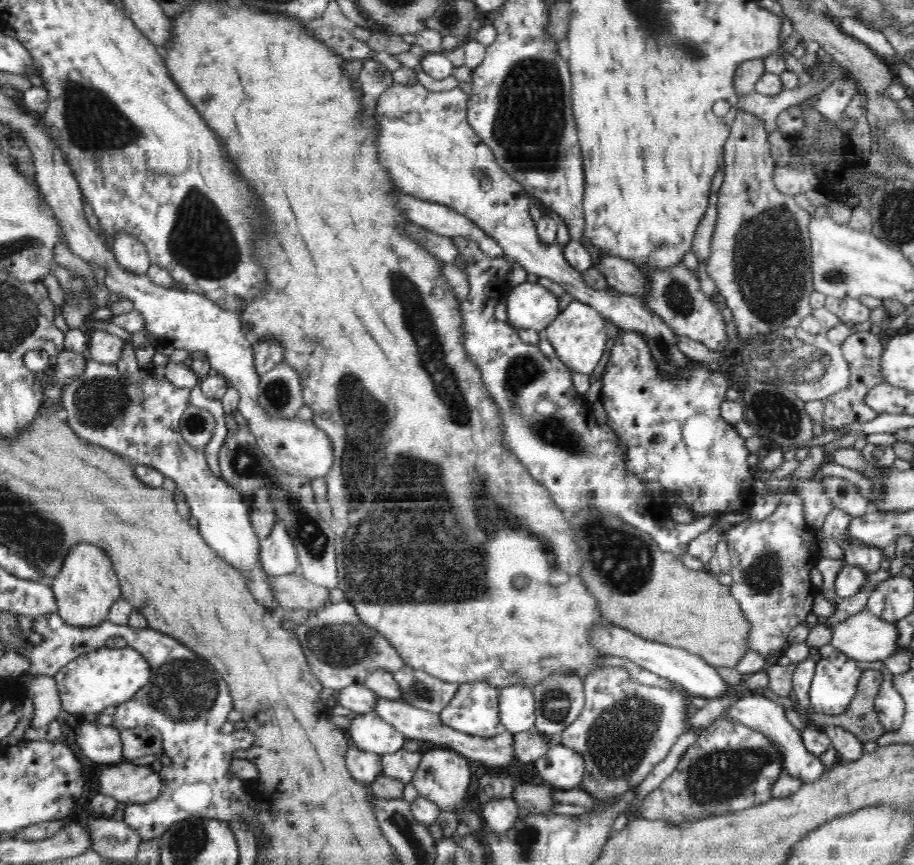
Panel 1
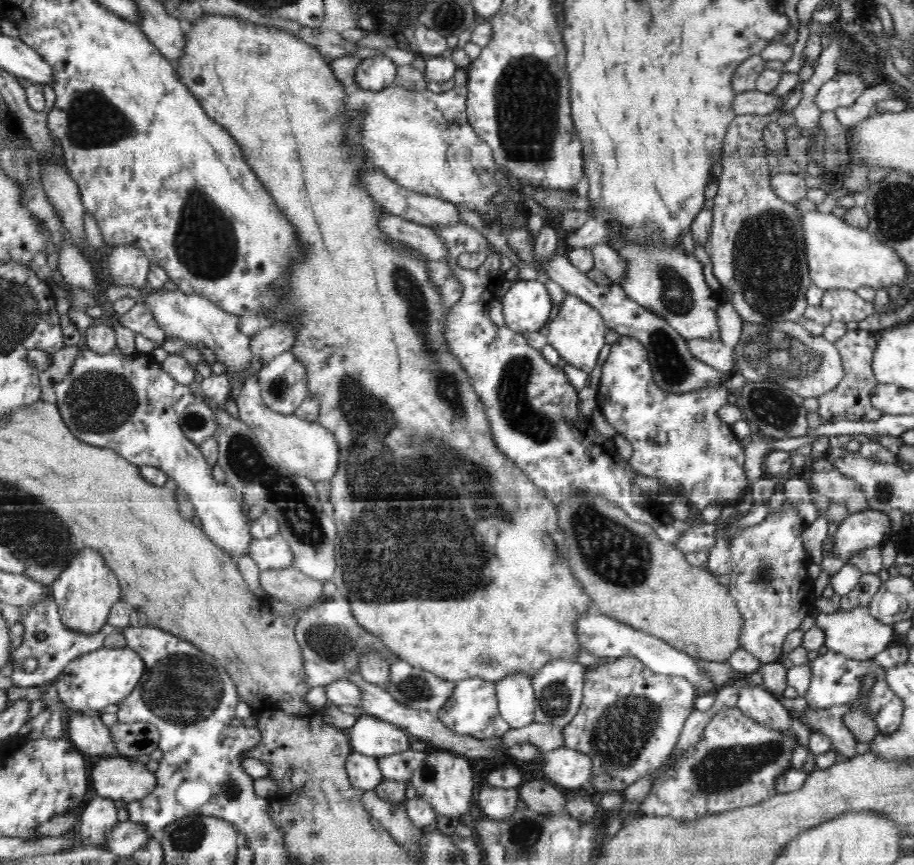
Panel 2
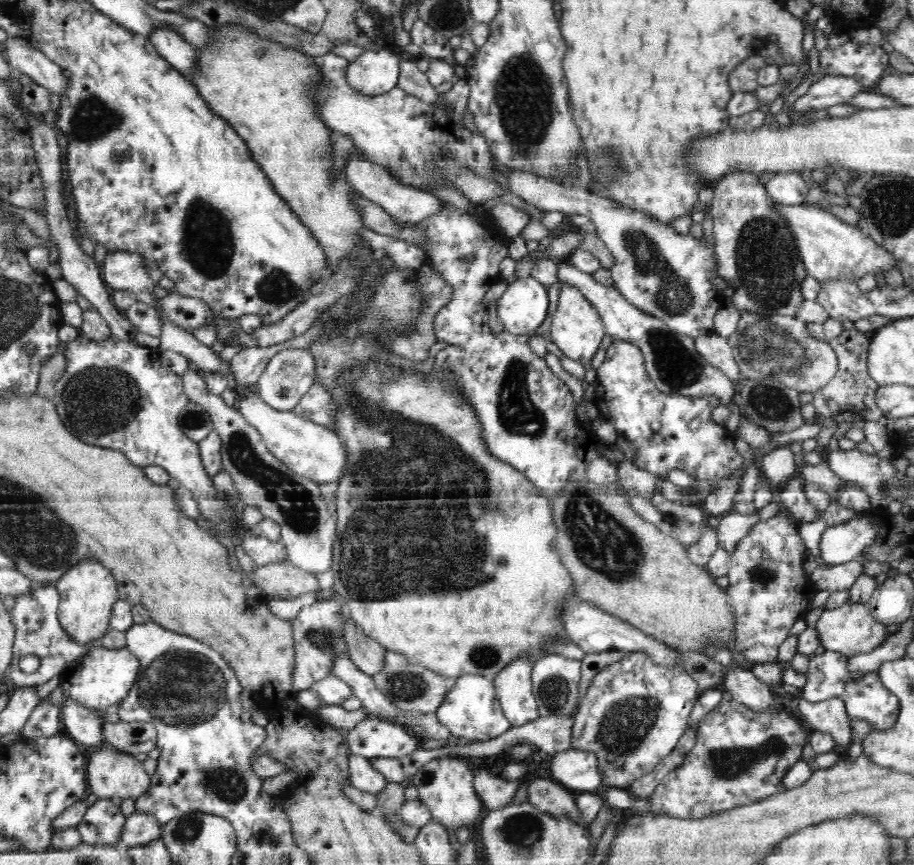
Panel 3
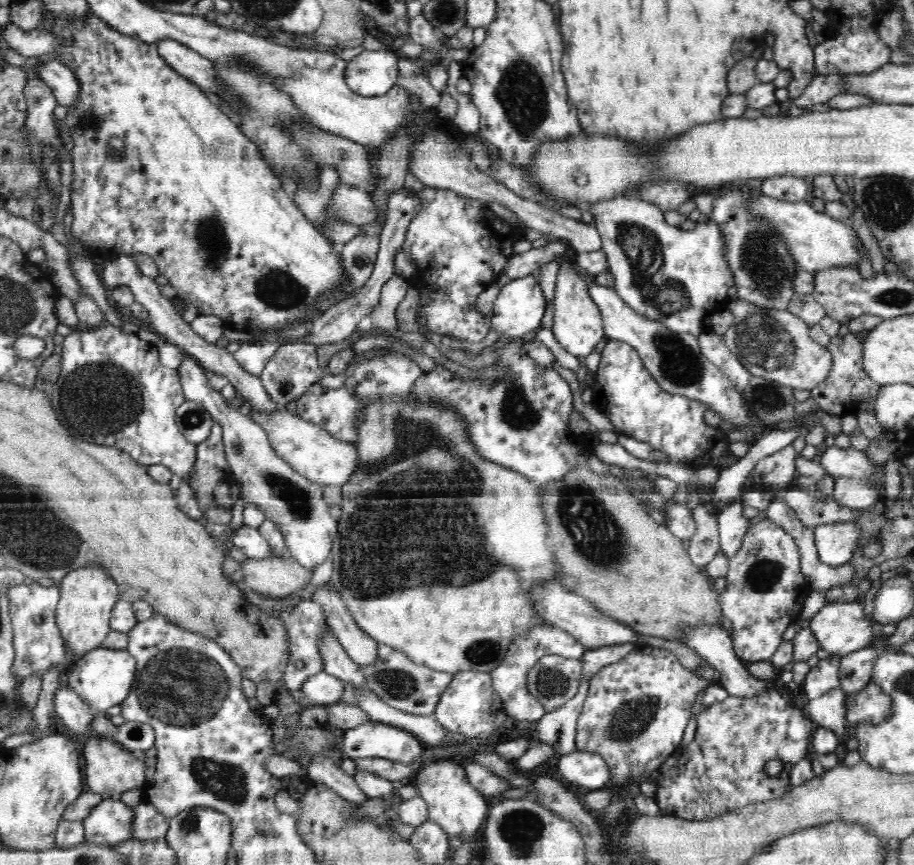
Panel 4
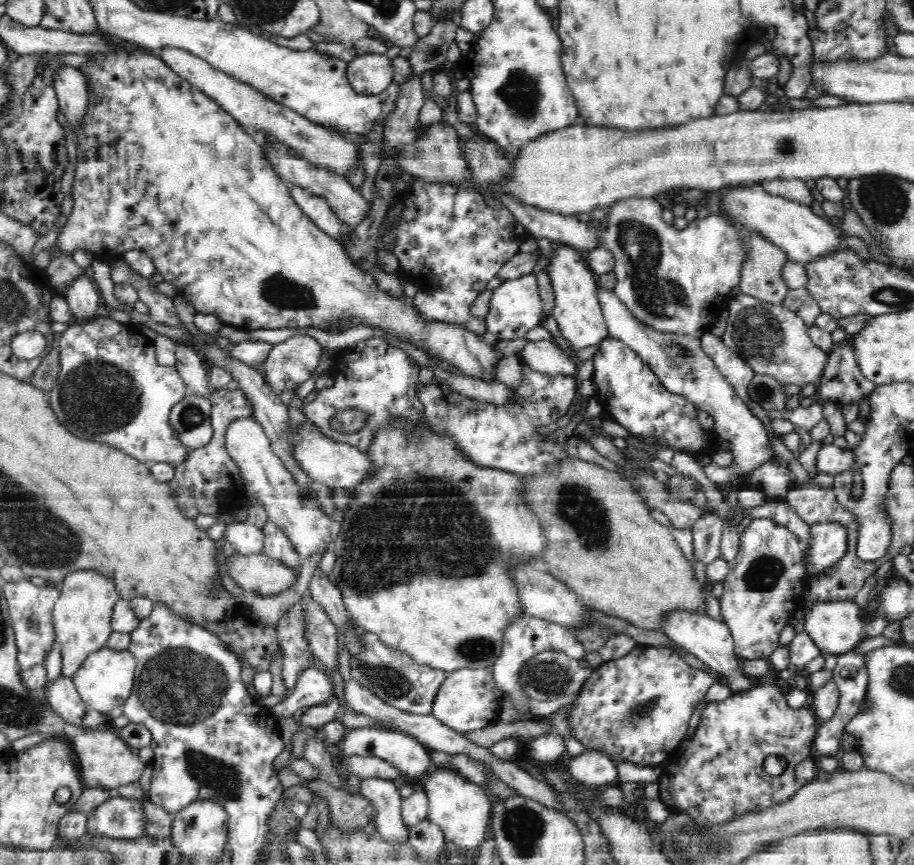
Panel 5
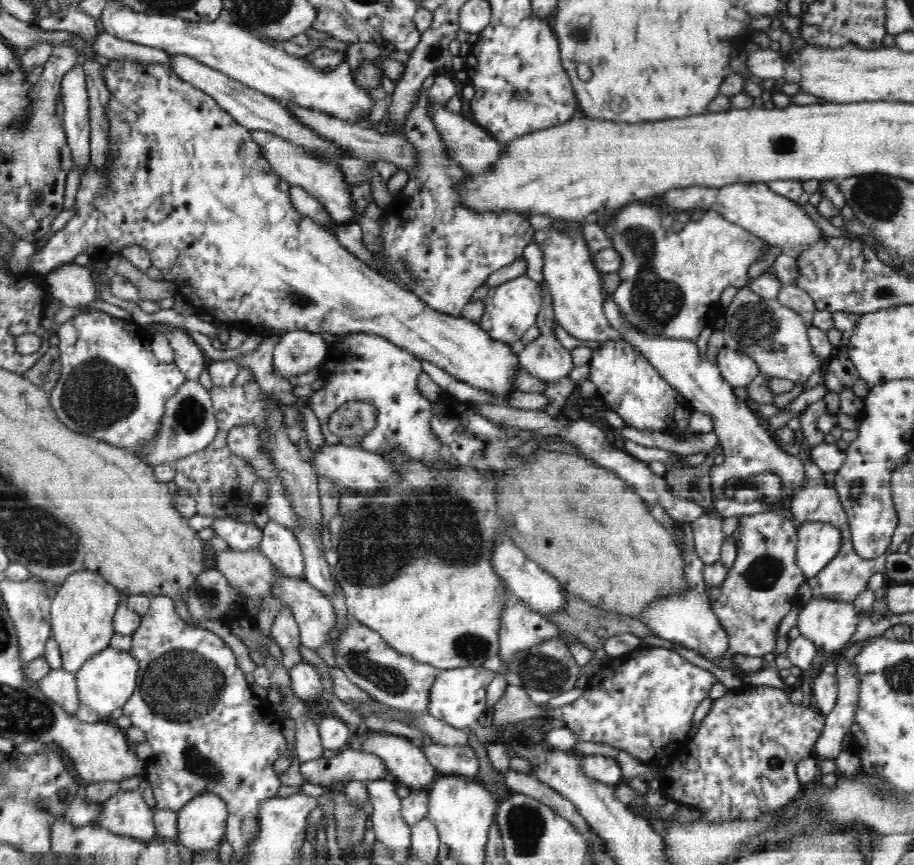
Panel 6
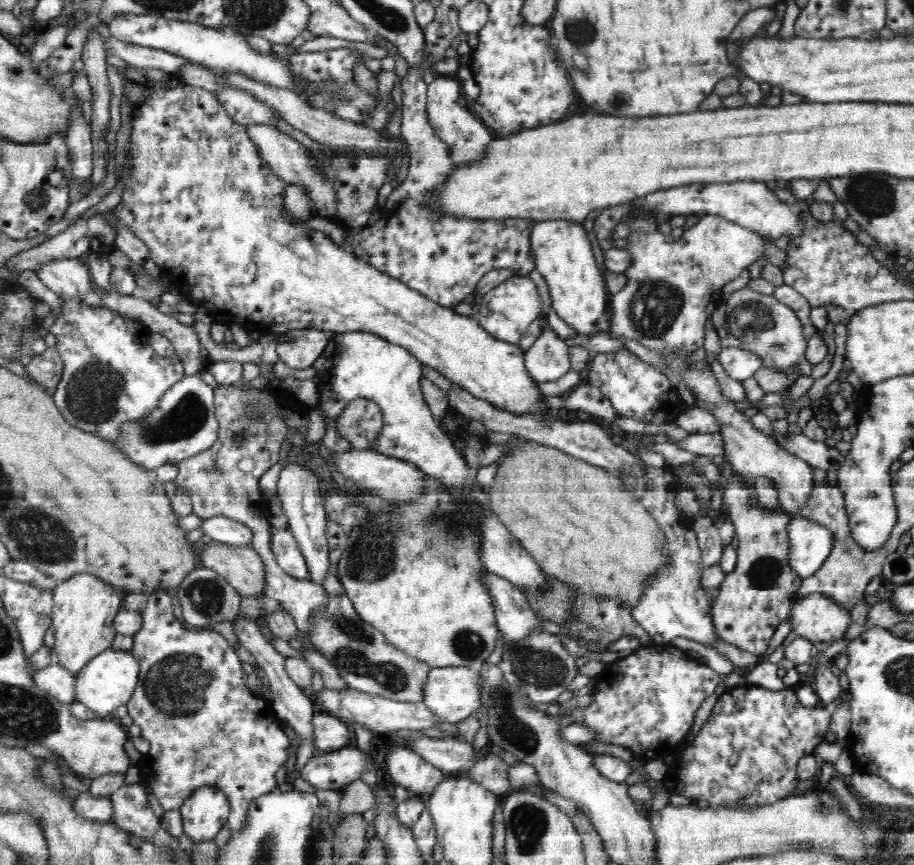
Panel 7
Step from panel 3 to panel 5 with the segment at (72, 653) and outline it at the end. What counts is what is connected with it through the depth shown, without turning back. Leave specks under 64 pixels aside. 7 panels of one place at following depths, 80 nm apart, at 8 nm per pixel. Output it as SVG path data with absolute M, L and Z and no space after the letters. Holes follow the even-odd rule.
M31 578L4 584L3 592L11 615L18 647L18 664L22 671L32 668L34 664L44 664L48 652L56 643L52 610L59 596L59 586L42 584Z

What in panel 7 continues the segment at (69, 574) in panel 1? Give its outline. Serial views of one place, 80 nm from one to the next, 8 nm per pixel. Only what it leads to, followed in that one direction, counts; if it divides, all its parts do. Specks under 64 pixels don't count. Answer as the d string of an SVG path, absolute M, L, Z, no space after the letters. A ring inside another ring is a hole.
M80 573L61 581L53 589L51 628L55 634L54 652L58 663L75 675L89 660L111 648L116 636L114 617L123 606L122 596L97 576Z

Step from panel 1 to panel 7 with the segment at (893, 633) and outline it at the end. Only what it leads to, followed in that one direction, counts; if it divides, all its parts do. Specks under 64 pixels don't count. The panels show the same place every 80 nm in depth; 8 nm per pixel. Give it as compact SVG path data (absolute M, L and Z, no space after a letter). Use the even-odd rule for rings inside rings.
M812 594L794 602L789 617L791 628L798 637L807 638L813 643L838 642L848 630L850 611L828 597Z

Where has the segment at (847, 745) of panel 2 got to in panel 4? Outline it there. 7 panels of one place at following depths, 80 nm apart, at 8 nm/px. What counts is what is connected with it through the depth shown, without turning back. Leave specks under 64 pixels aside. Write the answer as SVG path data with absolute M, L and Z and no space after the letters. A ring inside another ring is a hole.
M832 688L814 700L805 701L806 717L818 727L833 729L841 741L849 737L845 709L845 694L842 688Z

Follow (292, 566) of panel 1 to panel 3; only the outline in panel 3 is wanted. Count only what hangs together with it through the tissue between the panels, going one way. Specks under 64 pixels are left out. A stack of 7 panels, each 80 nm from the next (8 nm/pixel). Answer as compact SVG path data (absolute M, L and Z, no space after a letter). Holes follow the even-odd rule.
M250 530L243 536L241 546L252 558L255 566L288 560L286 547L281 542L272 543L264 537L256 536Z

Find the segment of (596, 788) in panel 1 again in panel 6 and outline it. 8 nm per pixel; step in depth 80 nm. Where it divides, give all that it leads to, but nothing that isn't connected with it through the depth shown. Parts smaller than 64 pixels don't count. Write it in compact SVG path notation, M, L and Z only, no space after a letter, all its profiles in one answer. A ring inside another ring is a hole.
M638 646L631 652L607 658L595 674L587 677L584 694L571 704L549 710L564 721L580 741L599 742L631 754L645 765L656 763L660 754L687 738L695 710L708 699L710 688L718 682L716 676L663 647Z

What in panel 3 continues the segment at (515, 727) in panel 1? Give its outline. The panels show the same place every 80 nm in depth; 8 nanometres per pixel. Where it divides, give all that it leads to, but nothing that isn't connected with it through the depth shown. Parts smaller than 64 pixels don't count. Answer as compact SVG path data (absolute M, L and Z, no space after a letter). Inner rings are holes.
M524 653L516 656L493 678L496 698L512 727L528 724L540 717L531 683L533 666L533 657Z

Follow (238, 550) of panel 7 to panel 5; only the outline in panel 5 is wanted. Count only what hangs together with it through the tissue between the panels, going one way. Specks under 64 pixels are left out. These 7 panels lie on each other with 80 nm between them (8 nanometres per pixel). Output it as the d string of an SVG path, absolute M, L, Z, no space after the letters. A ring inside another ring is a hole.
M263 552L248 555L236 553L227 557L226 563L236 585L262 596L276 595L289 590L296 583L299 574L299 568L287 567Z

